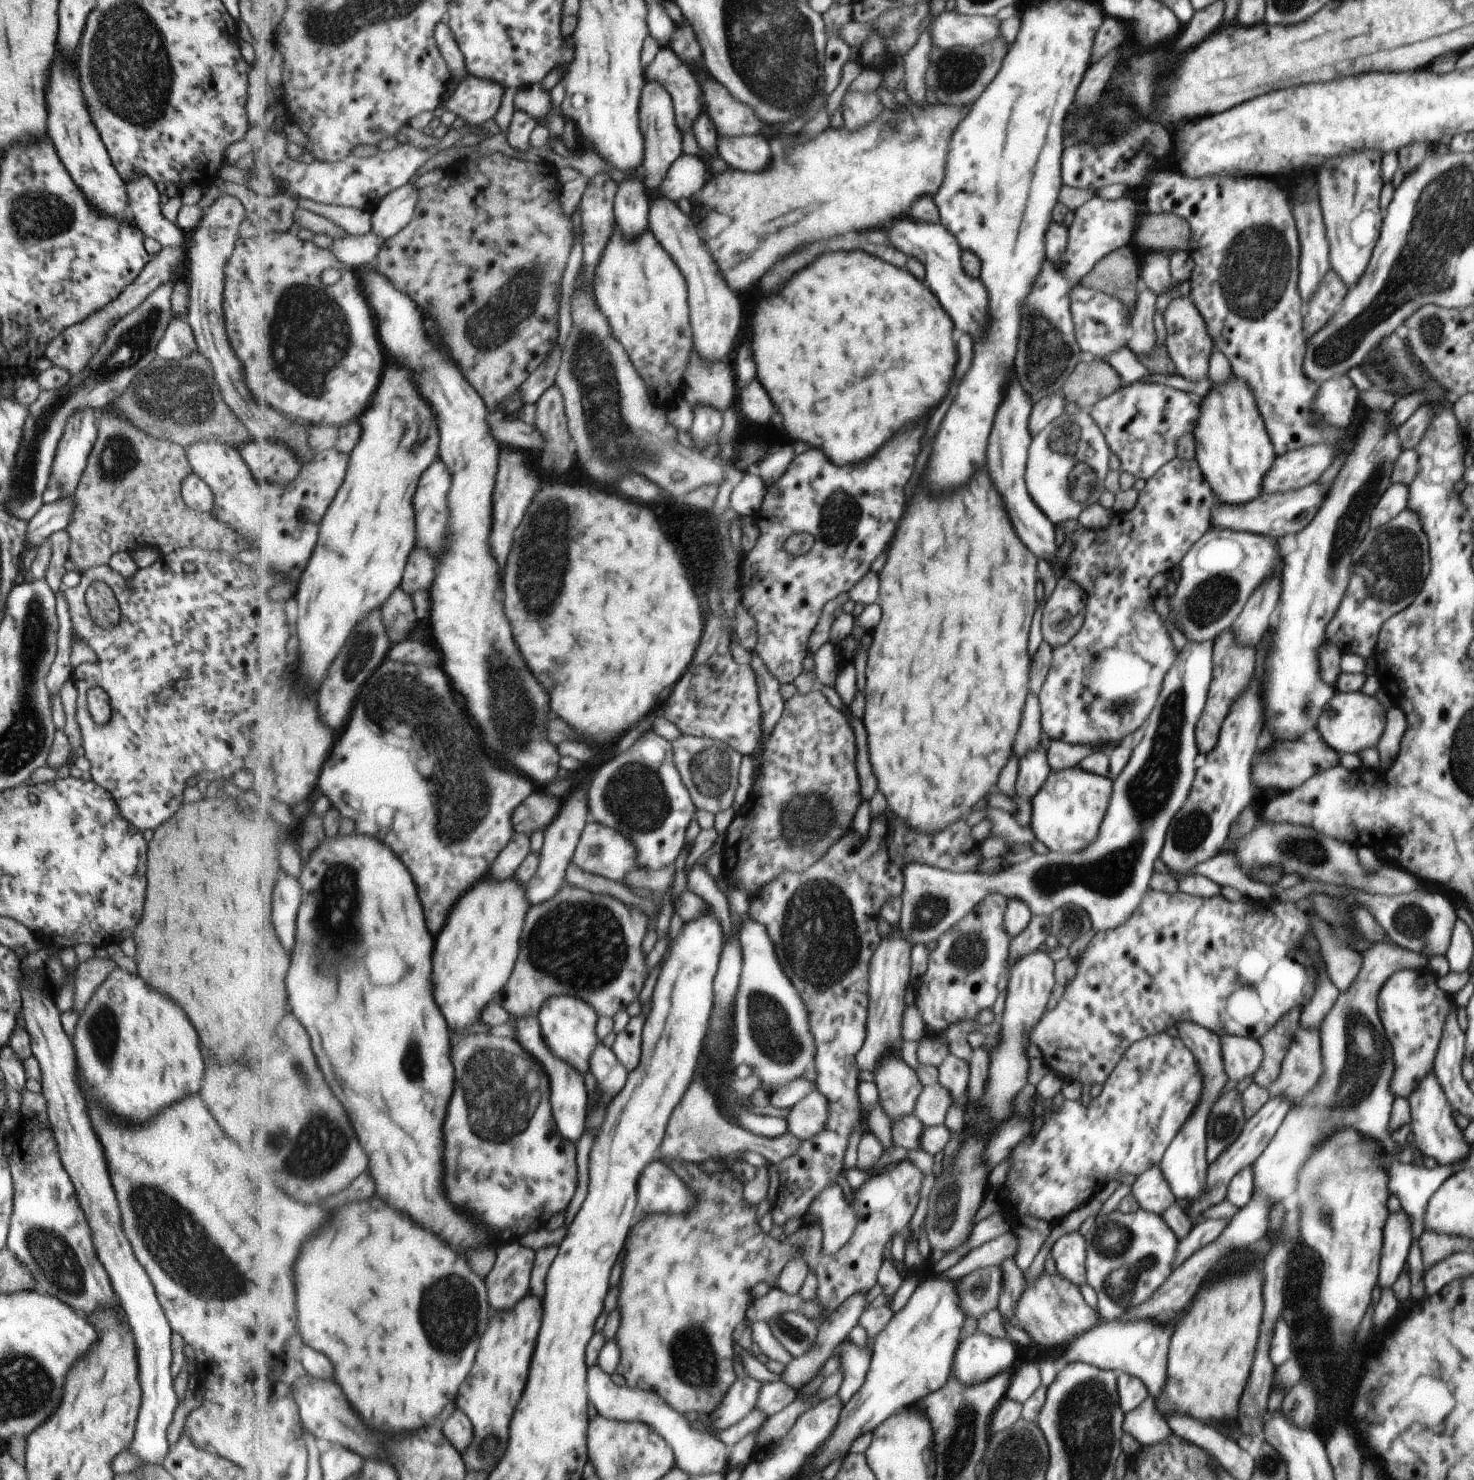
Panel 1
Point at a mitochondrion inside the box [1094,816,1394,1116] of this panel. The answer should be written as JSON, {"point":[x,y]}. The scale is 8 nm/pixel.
{"point":[1365,1053]}

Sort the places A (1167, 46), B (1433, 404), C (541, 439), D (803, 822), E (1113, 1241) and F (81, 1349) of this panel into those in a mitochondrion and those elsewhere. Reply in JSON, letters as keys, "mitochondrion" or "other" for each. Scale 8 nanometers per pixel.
{"A":"other","B":"other","C":"other","D":"mitochondrion","E":"mitochondrion","F":"other"}

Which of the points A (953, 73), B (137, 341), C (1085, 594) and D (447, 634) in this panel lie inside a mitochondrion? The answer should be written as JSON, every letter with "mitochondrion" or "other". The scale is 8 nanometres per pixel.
{"A":"mitochondrion","B":"mitochondrion","C":"other","D":"other"}

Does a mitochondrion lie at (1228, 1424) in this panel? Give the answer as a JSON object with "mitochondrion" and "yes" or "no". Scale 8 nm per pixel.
{"mitochondrion":"no"}

